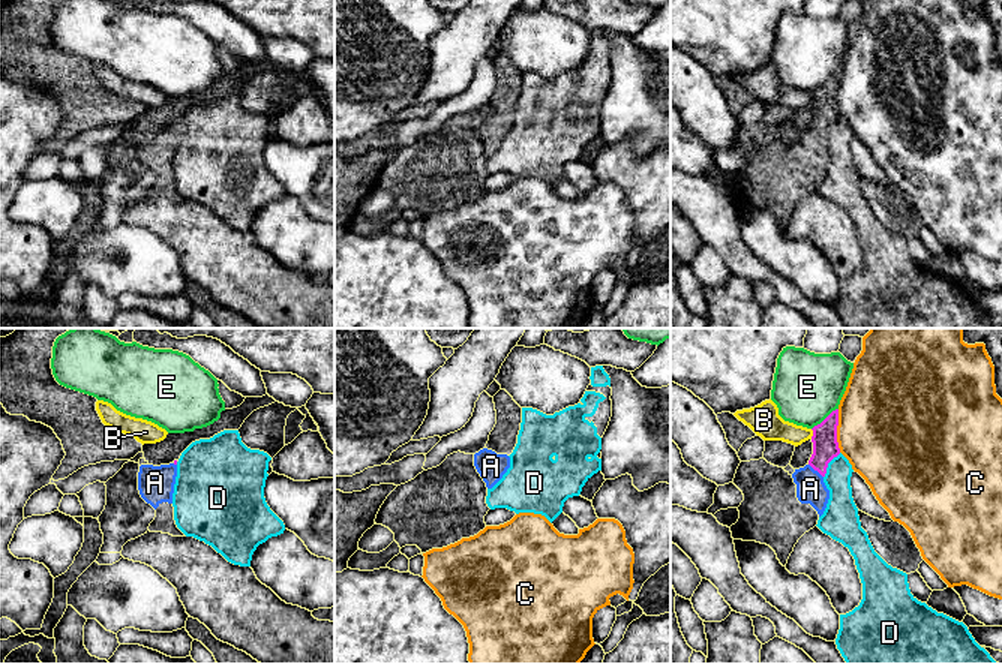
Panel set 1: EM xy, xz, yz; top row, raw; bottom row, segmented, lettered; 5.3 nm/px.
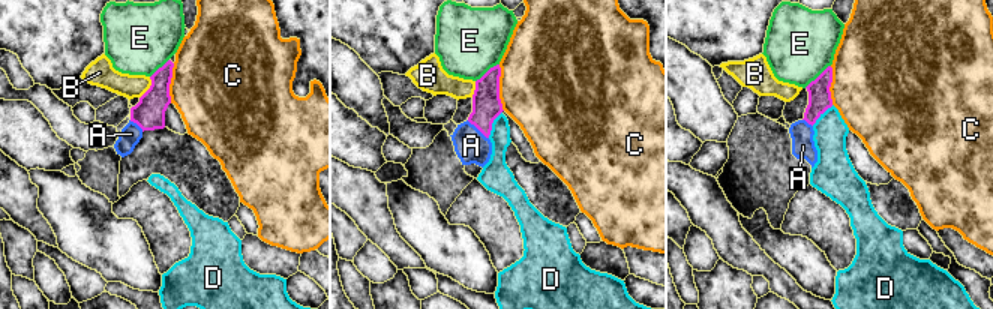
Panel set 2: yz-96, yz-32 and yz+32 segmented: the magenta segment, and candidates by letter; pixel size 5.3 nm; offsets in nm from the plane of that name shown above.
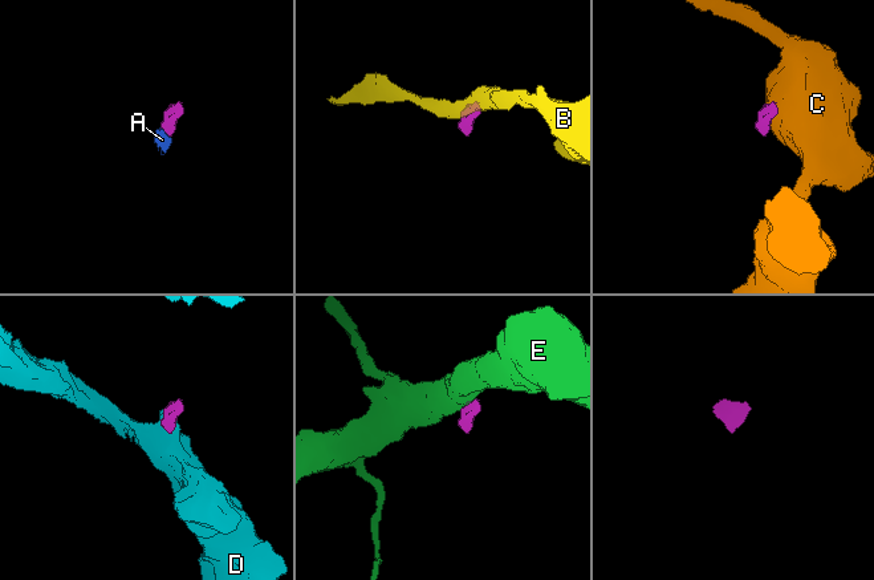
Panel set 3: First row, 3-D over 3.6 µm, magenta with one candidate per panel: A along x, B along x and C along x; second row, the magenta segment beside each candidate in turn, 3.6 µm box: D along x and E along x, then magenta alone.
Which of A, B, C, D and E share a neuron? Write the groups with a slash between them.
A / B / C / D / E

